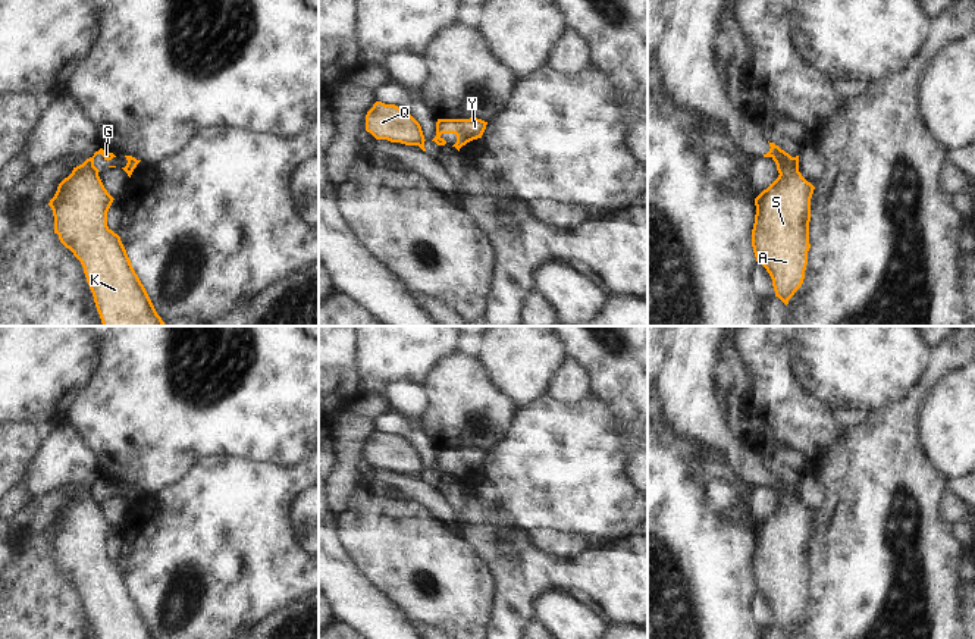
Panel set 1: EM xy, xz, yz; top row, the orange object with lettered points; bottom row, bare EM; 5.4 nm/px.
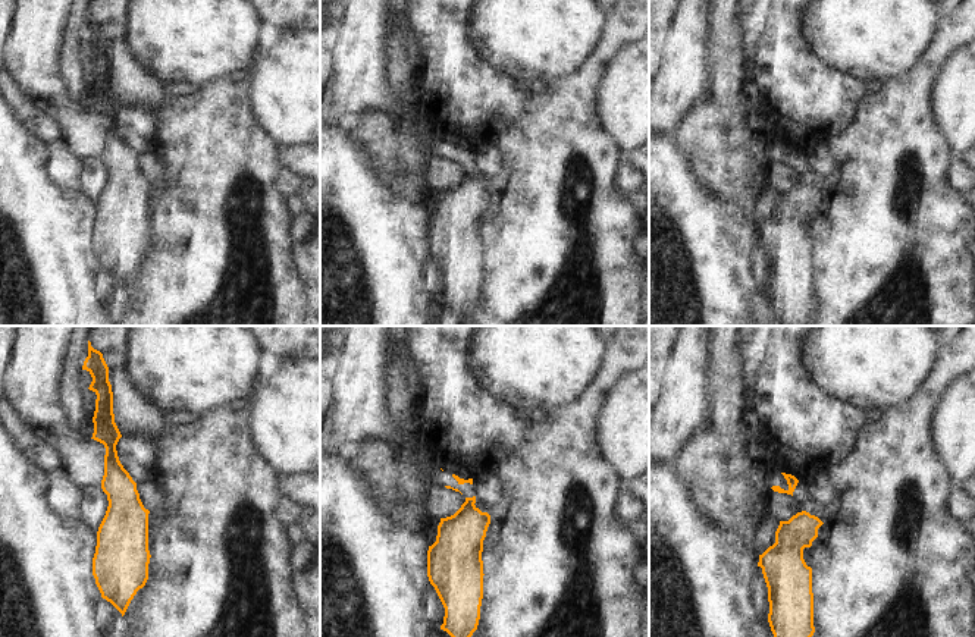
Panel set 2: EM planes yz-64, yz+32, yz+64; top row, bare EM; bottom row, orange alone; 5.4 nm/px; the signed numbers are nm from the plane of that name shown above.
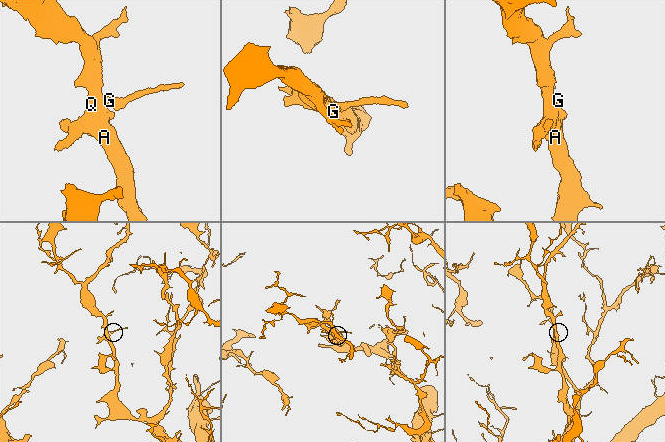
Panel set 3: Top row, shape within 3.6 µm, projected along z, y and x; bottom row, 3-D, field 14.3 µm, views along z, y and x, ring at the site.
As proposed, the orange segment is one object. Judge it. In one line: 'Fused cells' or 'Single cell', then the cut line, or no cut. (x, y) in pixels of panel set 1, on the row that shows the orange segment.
Fused cells. Split along yz (771, 156), (781, 152), (798, 169).

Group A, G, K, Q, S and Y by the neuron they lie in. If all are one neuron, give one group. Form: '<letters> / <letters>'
A K Q S / G Y

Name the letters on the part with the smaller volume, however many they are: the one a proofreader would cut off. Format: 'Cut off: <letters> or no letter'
Cut off: G, Y.

